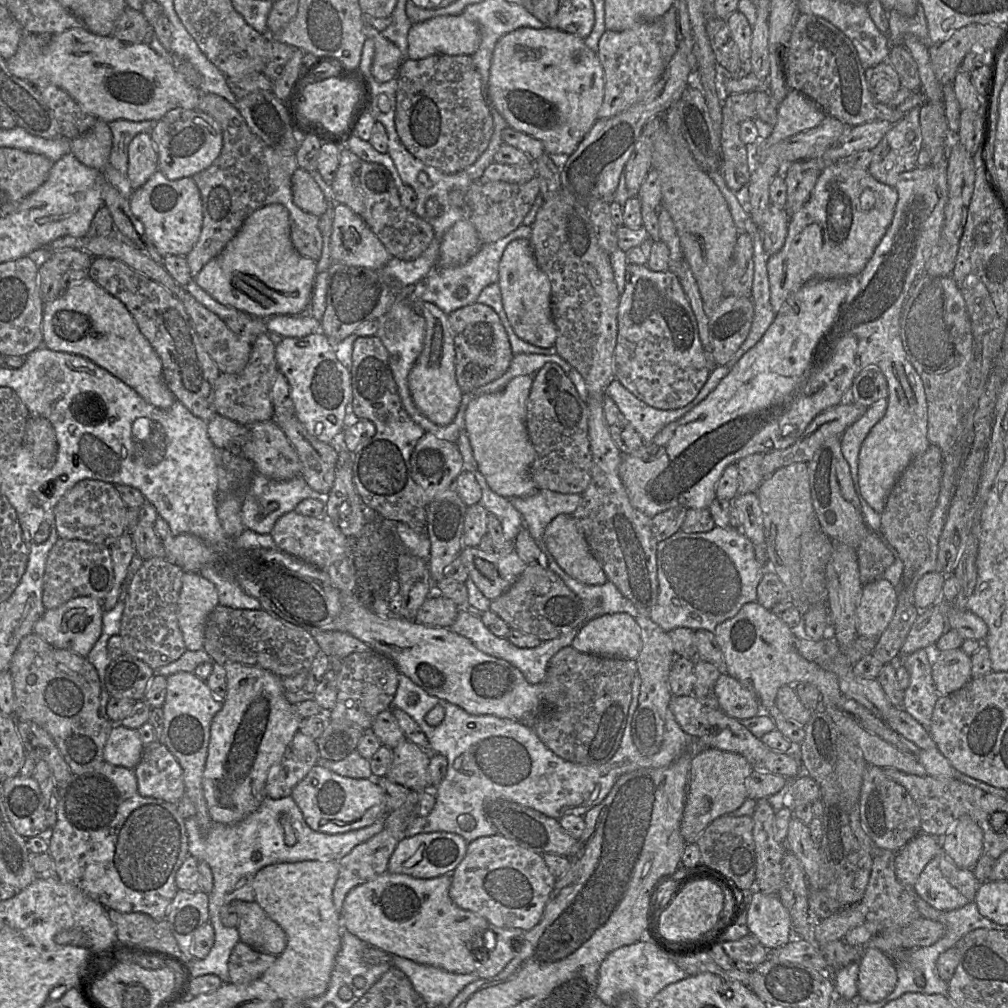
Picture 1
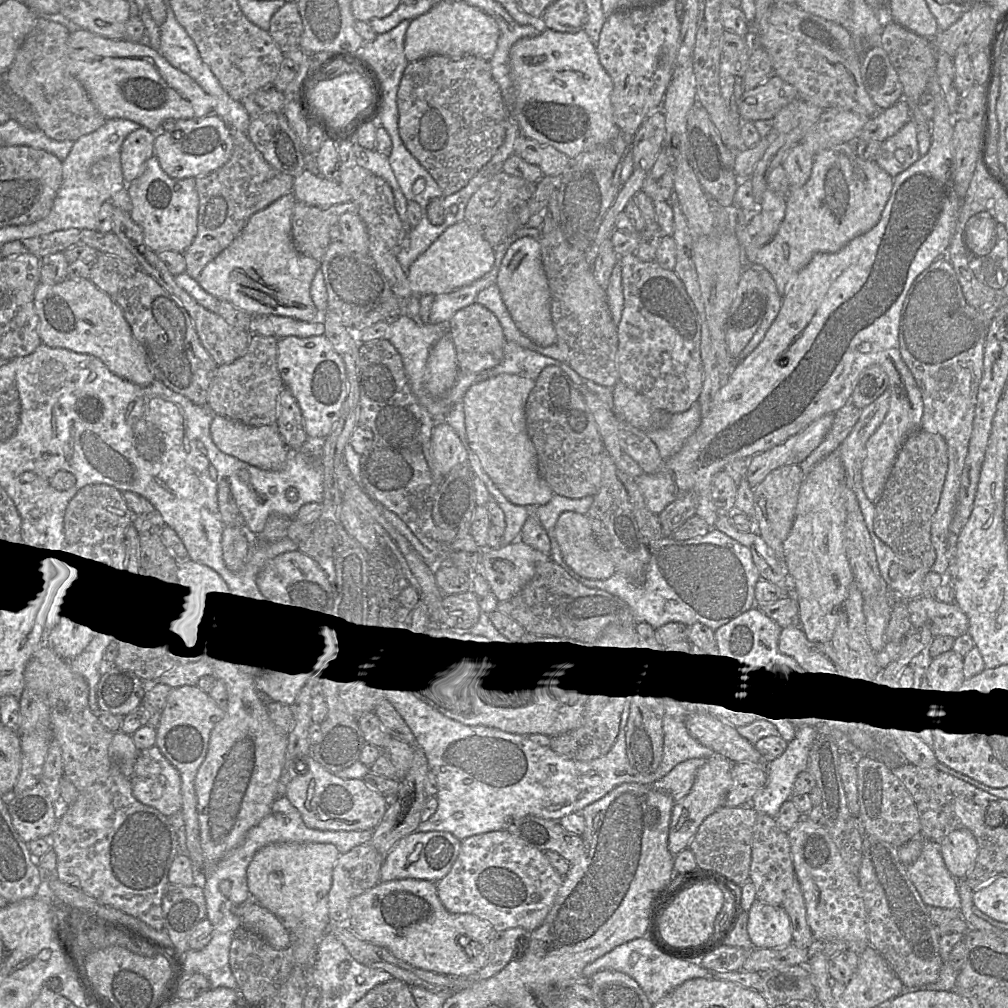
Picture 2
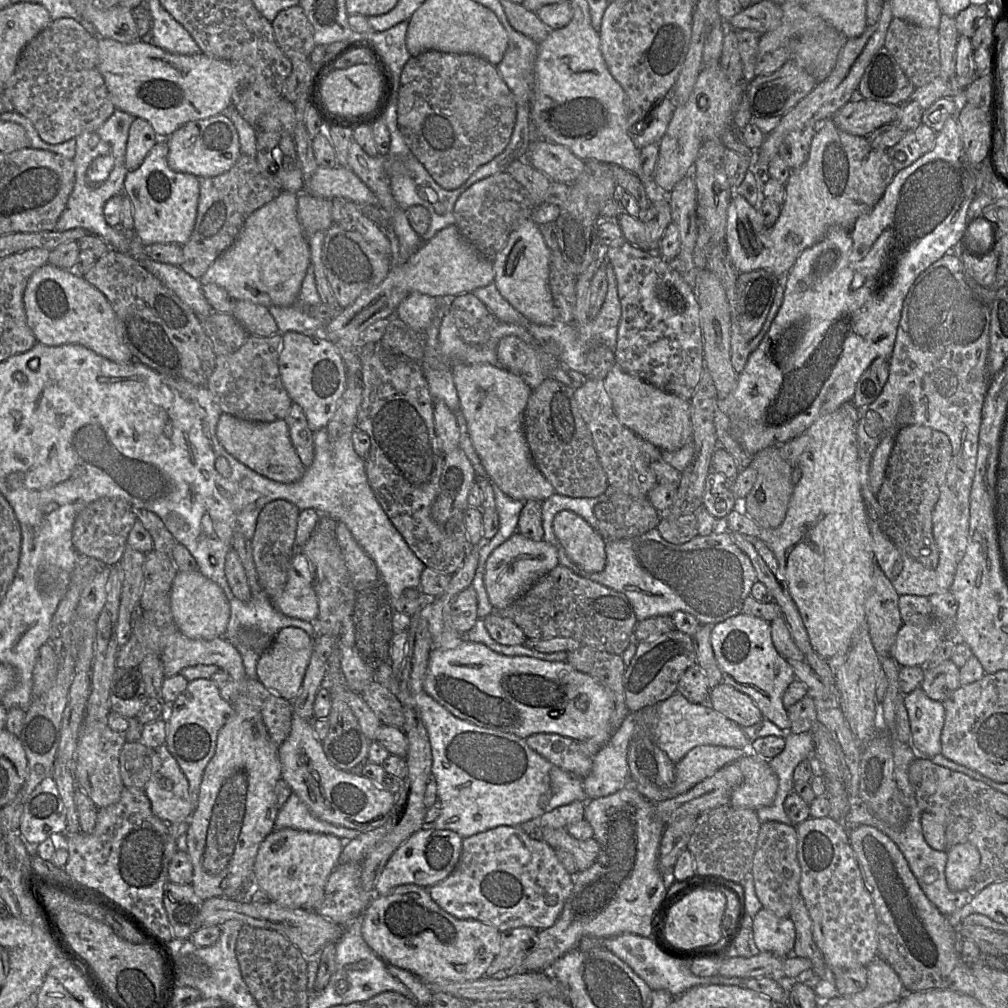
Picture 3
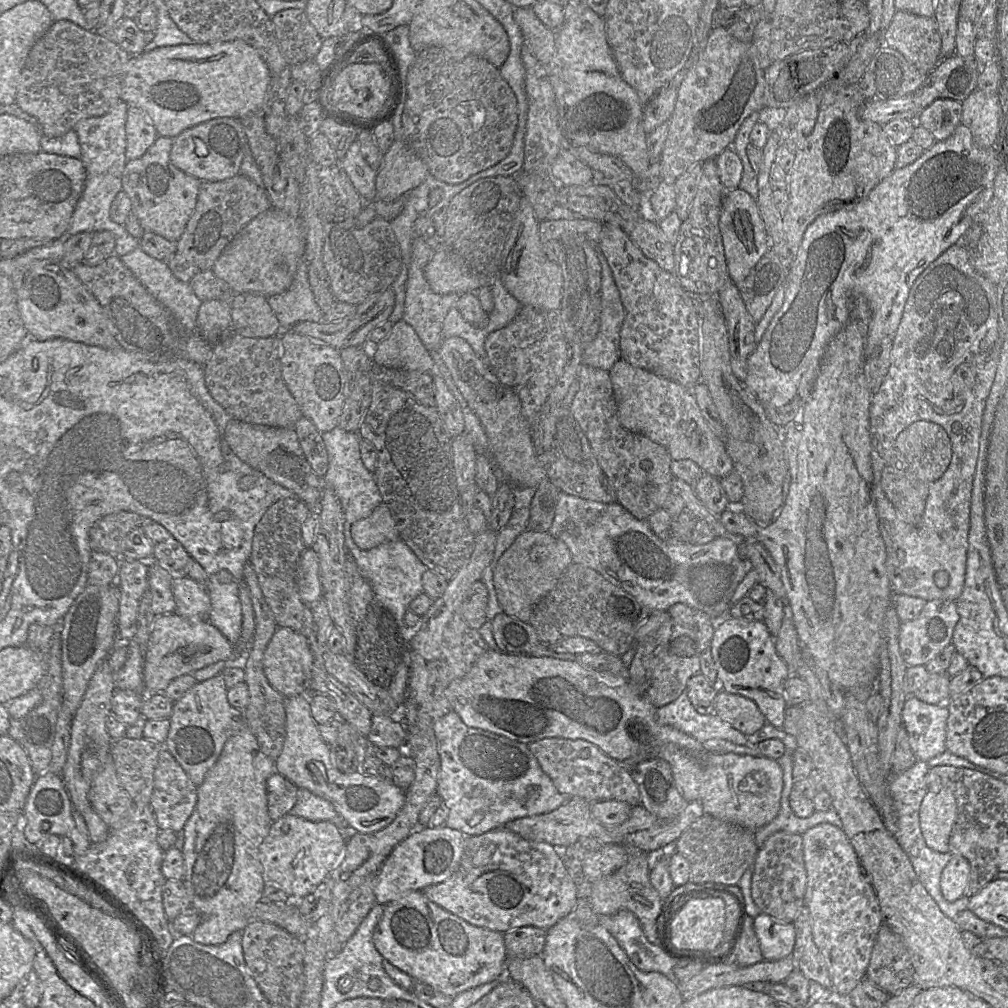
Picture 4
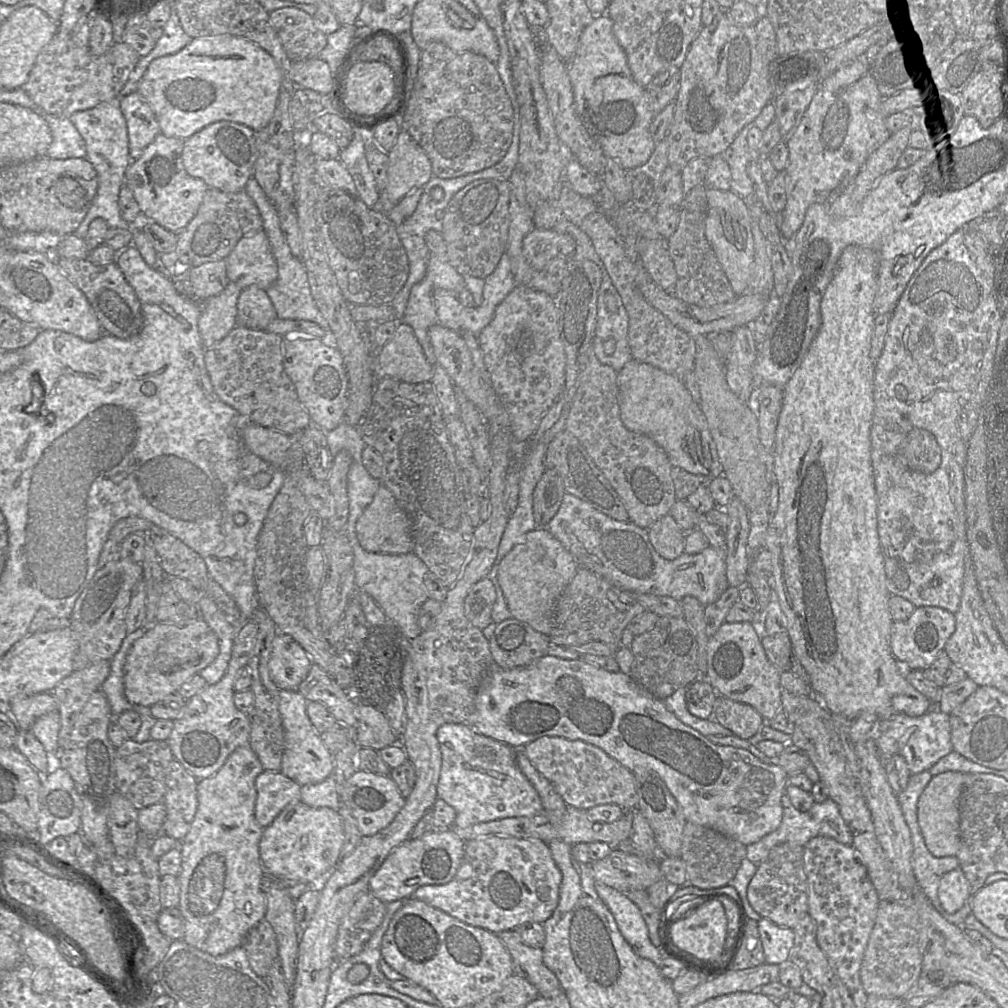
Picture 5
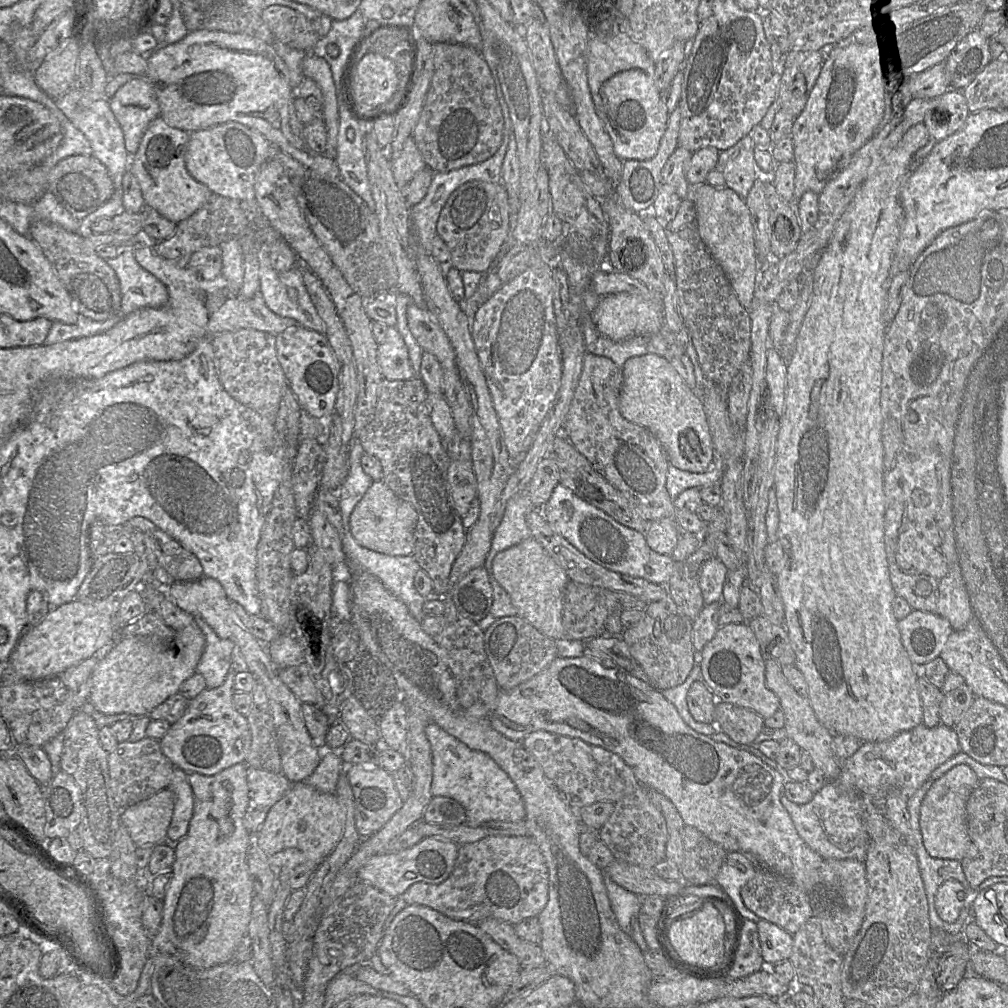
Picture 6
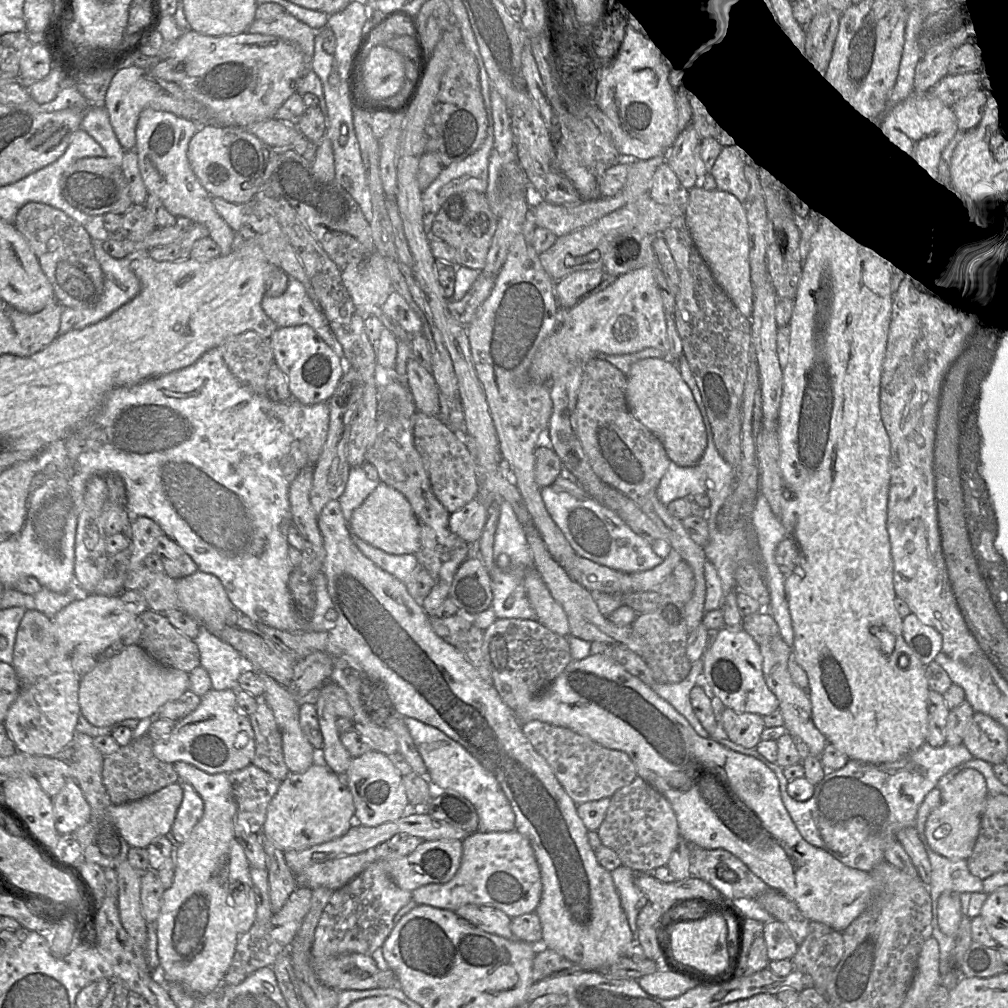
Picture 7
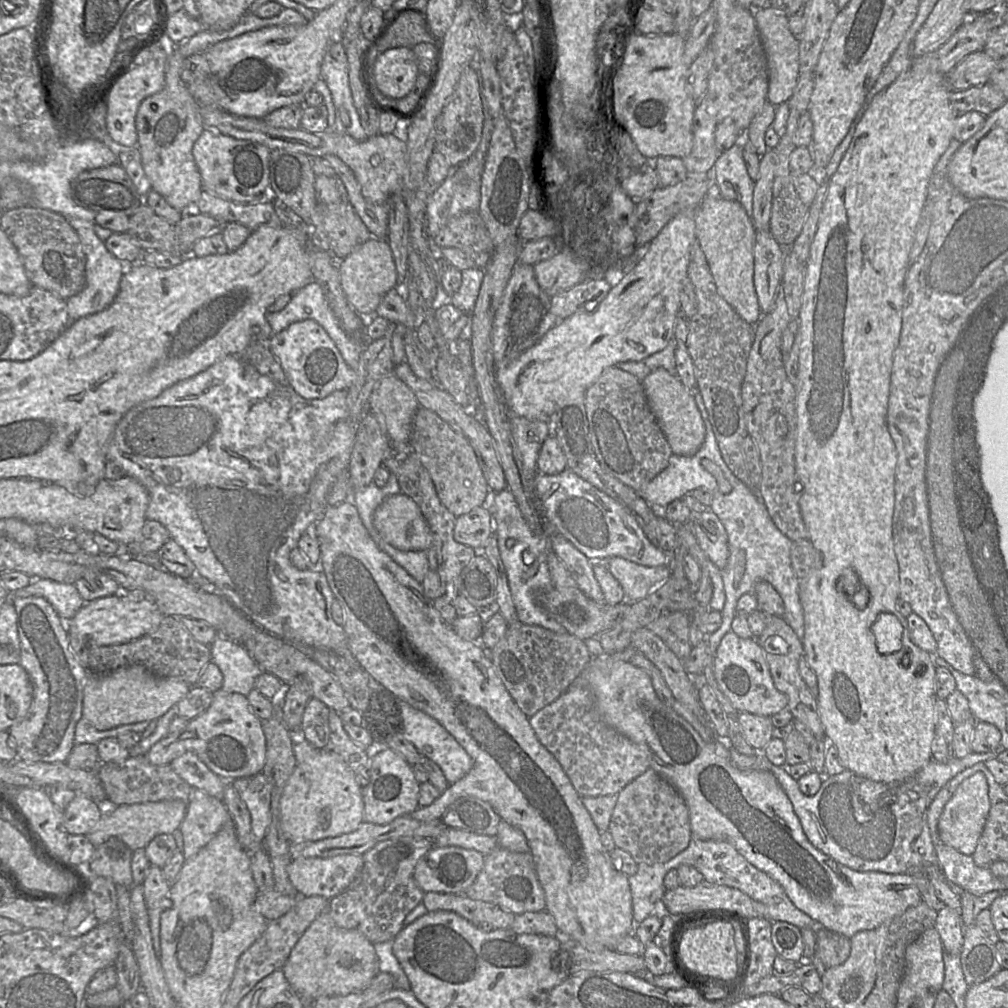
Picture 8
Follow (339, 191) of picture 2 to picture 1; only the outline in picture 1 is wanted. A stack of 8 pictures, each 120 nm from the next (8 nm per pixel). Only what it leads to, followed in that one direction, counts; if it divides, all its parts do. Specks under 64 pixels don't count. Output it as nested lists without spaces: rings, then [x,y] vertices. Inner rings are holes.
[[[299,167],[292,176],[292,199],[300,209],[317,217],[323,215],[329,207],[311,174]]]

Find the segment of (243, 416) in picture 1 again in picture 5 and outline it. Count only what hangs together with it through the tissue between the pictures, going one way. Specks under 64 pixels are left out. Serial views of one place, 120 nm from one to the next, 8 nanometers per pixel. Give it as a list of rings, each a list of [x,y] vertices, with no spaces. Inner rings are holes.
[[[236,325],[223,339],[206,348],[204,352],[205,366],[219,398],[245,415],[250,423],[287,435],[300,434],[305,428],[312,425],[312,422],[297,397],[293,383],[283,369],[282,345],[283,337],[281,335]]]

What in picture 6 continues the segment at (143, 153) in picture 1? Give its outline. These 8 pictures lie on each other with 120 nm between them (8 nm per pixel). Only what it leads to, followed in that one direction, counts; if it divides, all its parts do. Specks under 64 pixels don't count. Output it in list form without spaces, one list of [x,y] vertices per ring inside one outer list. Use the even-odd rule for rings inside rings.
[[[135,76],[109,100],[110,108],[123,131],[125,148],[134,155],[149,123],[160,116],[153,87],[144,76]]]

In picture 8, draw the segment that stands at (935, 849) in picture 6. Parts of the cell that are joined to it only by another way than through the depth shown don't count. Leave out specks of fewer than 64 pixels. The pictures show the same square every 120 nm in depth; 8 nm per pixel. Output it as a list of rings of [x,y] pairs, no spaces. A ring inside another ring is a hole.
[[[977,772],[957,787],[946,803],[938,821],[941,841],[965,855],[973,855],[991,809],[988,784],[983,773]]]

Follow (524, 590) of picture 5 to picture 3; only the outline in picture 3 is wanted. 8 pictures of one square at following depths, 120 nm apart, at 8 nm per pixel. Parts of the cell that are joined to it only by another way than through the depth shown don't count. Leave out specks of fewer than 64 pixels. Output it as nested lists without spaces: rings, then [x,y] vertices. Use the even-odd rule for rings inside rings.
[[[516,532],[487,559],[484,584],[495,610],[509,606],[543,575],[559,565],[557,549],[545,540],[534,541]]]

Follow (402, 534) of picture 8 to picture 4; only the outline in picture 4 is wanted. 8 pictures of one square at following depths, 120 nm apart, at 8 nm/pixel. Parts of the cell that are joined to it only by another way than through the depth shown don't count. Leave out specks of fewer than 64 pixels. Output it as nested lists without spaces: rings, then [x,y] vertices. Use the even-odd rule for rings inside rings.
[[[382,502],[368,517],[353,524],[352,537],[360,549],[370,550],[400,539],[400,534],[389,508]]]

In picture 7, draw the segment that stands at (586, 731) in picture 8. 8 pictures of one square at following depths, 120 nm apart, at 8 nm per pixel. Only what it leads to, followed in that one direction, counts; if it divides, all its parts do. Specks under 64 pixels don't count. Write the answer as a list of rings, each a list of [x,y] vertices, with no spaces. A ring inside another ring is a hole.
[[[534,720],[524,724],[522,730],[577,805],[611,798],[619,789],[632,783],[638,776],[633,761],[625,752],[605,748],[568,728]]]

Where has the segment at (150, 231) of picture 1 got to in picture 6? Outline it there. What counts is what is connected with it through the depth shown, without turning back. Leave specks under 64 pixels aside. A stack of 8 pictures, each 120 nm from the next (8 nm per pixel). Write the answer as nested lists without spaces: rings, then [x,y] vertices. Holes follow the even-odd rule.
[[[158,116],[149,123],[128,168],[140,185],[144,206],[152,207],[175,224],[190,217],[212,195],[208,187],[196,181],[186,169],[184,156],[189,138],[190,133],[170,127]]]

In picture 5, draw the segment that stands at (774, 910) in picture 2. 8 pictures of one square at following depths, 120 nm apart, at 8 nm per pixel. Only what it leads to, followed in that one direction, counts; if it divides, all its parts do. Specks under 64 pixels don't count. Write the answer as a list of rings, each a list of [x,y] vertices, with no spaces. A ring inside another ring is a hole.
[[[764,917],[757,923],[765,963],[784,965],[789,962],[790,951],[794,945],[793,929],[781,927]]]

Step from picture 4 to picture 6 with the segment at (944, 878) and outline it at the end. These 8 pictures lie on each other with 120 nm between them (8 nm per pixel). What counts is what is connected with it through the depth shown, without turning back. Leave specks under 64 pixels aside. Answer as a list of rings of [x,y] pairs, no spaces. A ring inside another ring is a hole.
[[[944,881],[935,896],[935,907],[939,917],[948,923],[955,922],[966,904],[967,894],[968,890],[959,881]]]

